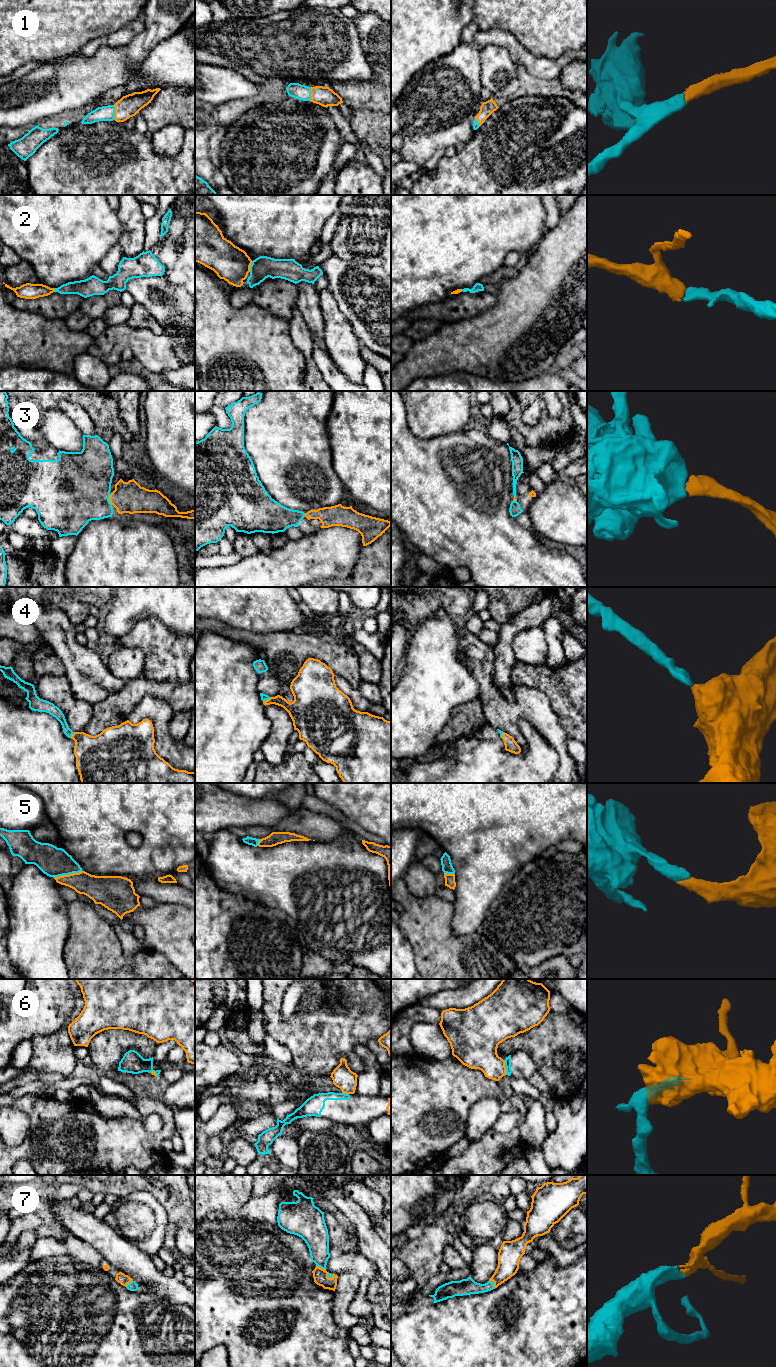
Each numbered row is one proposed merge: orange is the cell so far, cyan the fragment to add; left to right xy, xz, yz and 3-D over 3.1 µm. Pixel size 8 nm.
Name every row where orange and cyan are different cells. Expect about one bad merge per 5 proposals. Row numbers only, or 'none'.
none

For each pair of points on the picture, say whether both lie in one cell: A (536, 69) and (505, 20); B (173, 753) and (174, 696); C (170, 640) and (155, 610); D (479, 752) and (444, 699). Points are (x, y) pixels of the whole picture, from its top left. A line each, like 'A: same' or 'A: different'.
A: different
B: different
C: different
D: different

